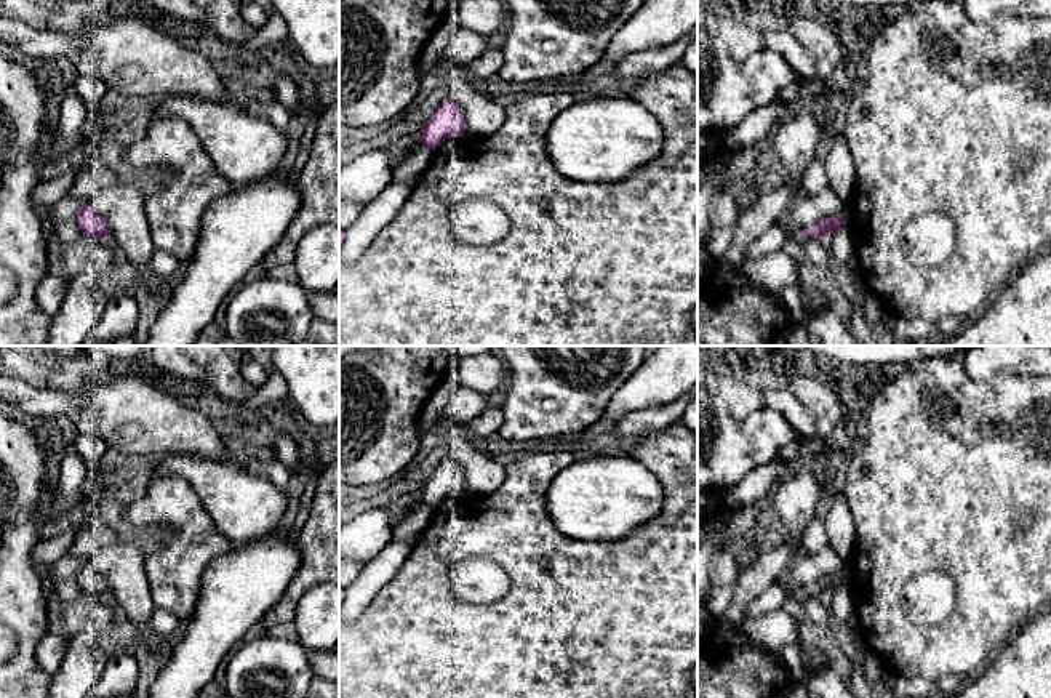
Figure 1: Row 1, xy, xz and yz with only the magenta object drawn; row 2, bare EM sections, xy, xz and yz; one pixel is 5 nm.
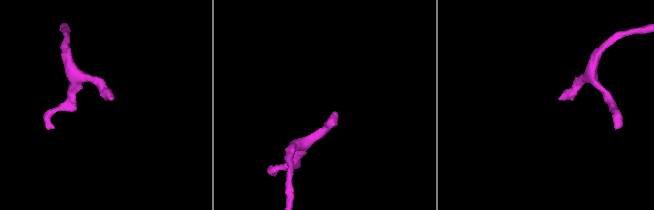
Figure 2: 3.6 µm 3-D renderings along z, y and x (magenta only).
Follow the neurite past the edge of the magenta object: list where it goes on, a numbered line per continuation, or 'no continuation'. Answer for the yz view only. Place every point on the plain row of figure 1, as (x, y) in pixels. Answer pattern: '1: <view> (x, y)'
no continuation

